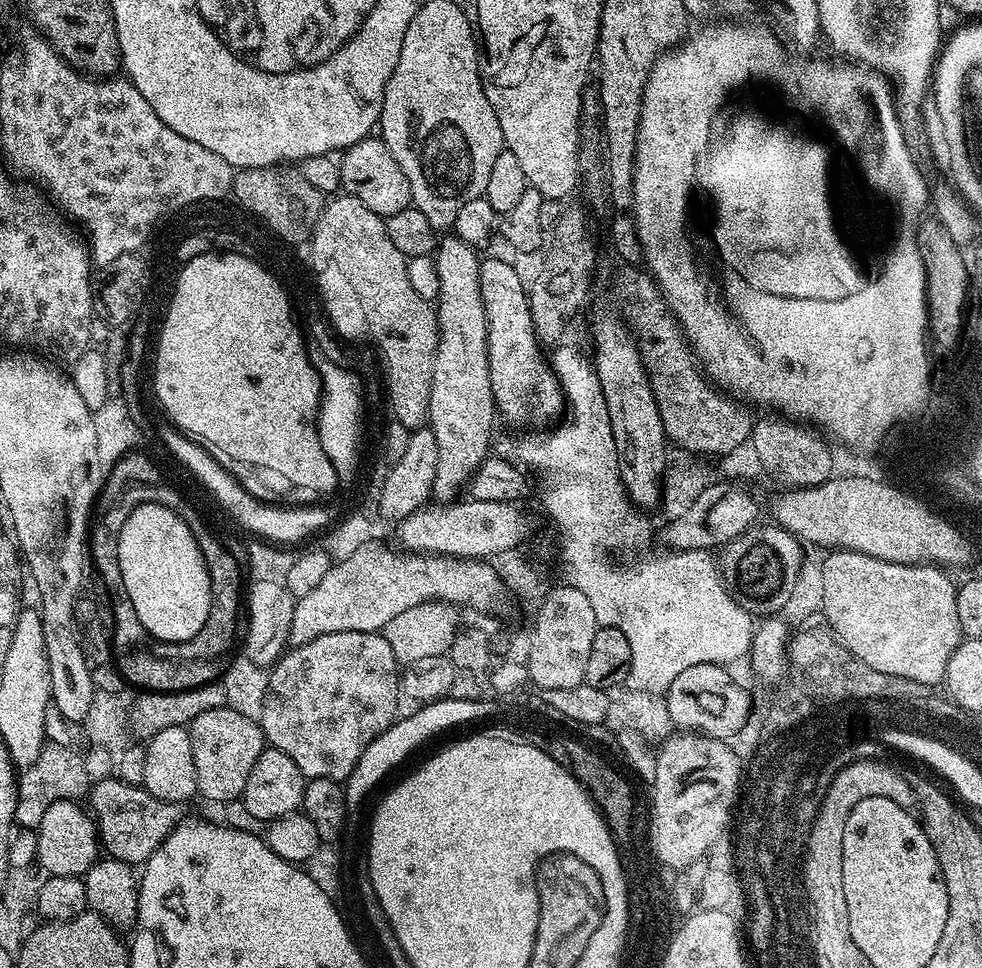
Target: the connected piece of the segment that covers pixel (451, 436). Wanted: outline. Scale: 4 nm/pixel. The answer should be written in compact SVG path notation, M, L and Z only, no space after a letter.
M455 234L445 236L448 237L439 241L434 253L440 287L434 304L440 341L432 363L427 423L438 441L438 470L434 470L432 496L440 502L452 502L490 456L494 444L492 423L497 423L498 413L490 386L488 323L478 282L481 257L462 238Z

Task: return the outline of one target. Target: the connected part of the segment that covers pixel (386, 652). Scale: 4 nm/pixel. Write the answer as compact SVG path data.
M335 632L334 634L322 634L310 642L306 642L297 648L289 647L283 656L273 664L268 672L268 693L262 706L262 716L259 718L260 728L264 731L264 739L269 745L282 754L294 758L294 766L302 770L305 778L330 778L344 782L355 768L355 764L362 757L368 744L374 742L383 732L398 719L396 707L402 704L400 694L401 669L394 658L394 650L390 650L390 642L382 634L374 632Z

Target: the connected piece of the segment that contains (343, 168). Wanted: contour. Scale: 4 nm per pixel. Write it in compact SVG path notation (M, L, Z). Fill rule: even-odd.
M365 138L356 144L343 149L339 157L340 187L347 195L358 198L374 214L385 218L398 214L398 210L406 210L412 202L410 182L406 182L406 174L402 174L402 166L394 162L394 154L379 138Z

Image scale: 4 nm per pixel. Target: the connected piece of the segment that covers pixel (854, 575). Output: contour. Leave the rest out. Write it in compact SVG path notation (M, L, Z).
M832 550L827 553L828 557L820 560L820 569L824 577L822 578L822 598L824 607L822 616L828 619L827 627L831 629L835 637L841 641L858 659L873 667L874 670L882 674L896 675L898 678L912 679L914 682L936 686L943 681L944 672L948 668L950 658L954 650L962 642L960 627L958 626L958 613L954 607L957 585L952 584L952 580L947 576L947 571L941 567L930 564L895 564L894 562L882 562L878 558L870 558L861 552L845 552L843 550Z

